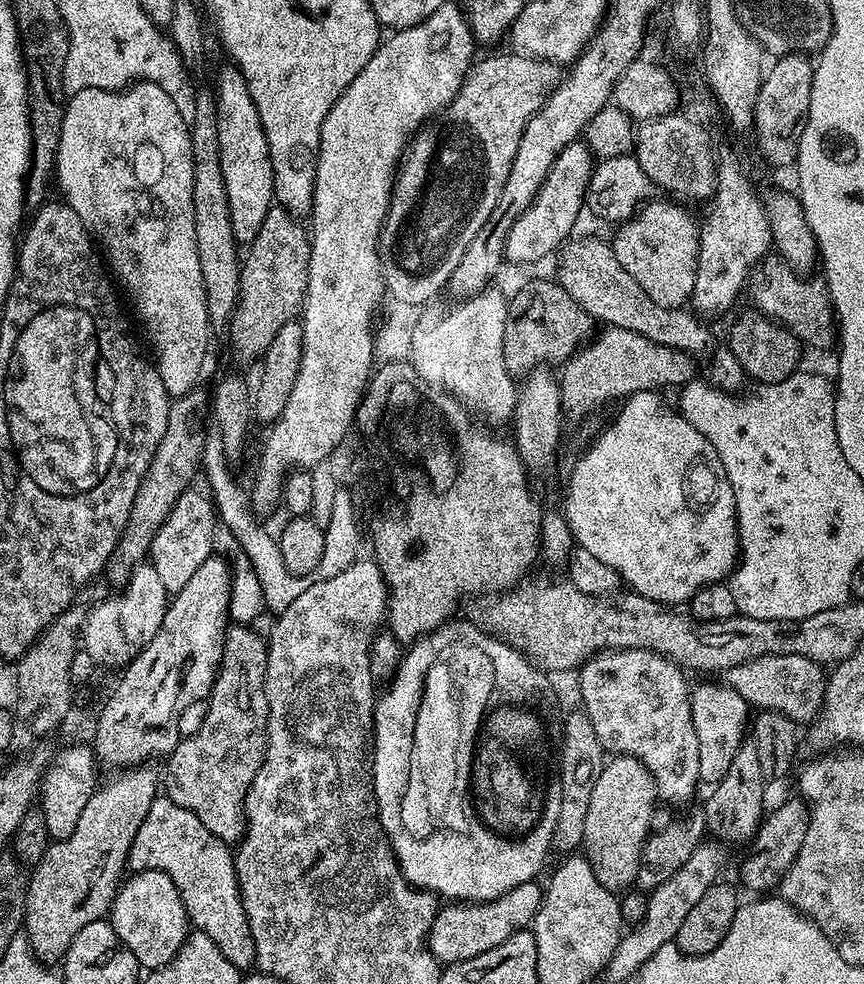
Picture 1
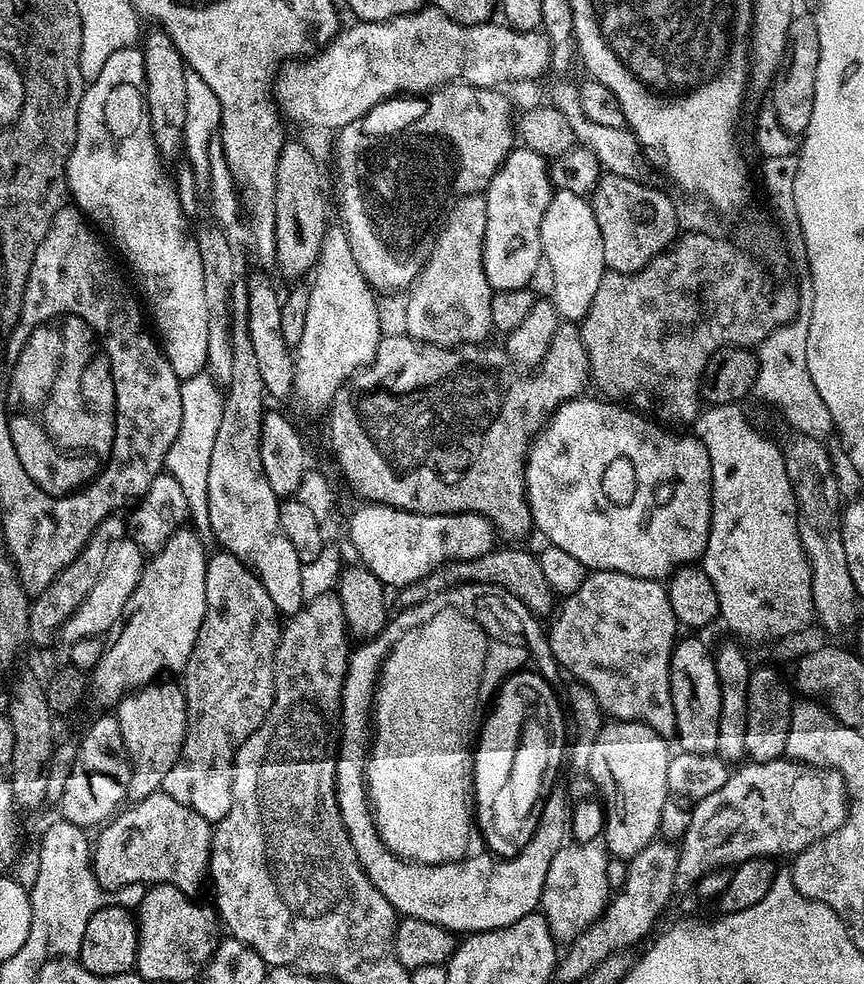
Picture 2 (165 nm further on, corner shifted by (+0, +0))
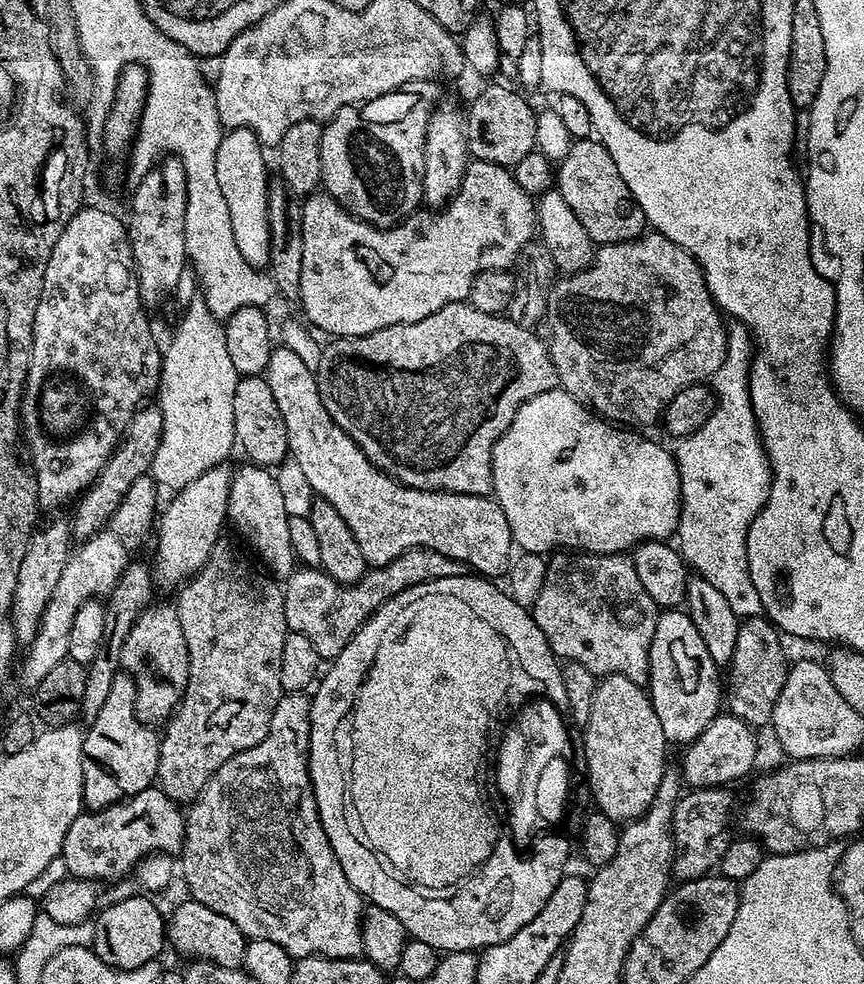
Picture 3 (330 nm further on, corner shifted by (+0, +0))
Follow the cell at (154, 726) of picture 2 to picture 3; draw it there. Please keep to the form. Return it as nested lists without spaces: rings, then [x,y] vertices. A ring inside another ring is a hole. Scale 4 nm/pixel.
[[[171,603],[155,604],[144,608],[130,628],[122,645],[120,667],[132,677],[136,687],[136,719],[149,726],[164,726],[172,719],[172,713],[184,697],[186,682],[190,678],[190,650],[186,650],[186,634],[182,634],[182,622],[178,622],[175,607]]]

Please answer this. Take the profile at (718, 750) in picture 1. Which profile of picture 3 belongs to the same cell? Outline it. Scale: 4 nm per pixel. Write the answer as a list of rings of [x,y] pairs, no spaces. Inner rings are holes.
[[[664,610],[657,615],[654,638],[650,642],[650,666],[646,691],[652,699],[654,714],[658,714],[658,722],[662,722],[662,734],[667,738],[669,745],[687,746],[710,726],[710,722],[722,708],[722,676],[718,673],[718,666],[714,658],[706,651],[706,642],[702,642],[702,634],[698,634],[694,622],[684,610]]]

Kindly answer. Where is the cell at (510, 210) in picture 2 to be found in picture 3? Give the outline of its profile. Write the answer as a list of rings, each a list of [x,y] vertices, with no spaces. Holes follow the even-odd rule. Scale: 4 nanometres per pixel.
[[[475,159],[464,172],[456,195],[441,211],[445,212],[440,221],[432,220],[429,224],[405,222],[395,228],[375,228],[352,216],[327,194],[313,194],[303,204],[300,220],[298,216],[302,238],[302,284],[298,304],[304,307],[303,319],[313,329],[329,332],[332,338],[365,336],[386,326],[418,322],[450,302],[467,301],[473,276],[479,272],[511,269],[538,232],[537,205],[533,197],[518,186],[513,169]]]

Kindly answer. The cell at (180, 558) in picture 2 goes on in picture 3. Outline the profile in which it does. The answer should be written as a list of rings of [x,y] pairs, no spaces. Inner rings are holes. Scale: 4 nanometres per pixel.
[[[217,466],[206,470],[202,478],[196,478],[185,488],[179,489],[176,496],[168,505],[163,505],[158,516],[158,527],[154,532],[156,540],[156,566],[154,564],[154,580],[164,588],[175,589],[185,581],[196,575],[210,558],[210,554],[218,546],[216,540],[226,528],[228,512],[229,486],[232,481],[232,472],[224,466]]]

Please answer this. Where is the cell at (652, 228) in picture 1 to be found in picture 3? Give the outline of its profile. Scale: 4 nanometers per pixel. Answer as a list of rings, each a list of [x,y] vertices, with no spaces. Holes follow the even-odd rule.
[[[580,138],[573,142],[564,160],[559,161],[554,188],[581,220],[593,245],[617,244],[645,235],[644,211],[632,197],[626,182],[622,180],[622,174],[618,174],[614,158],[610,158],[606,146],[602,146],[599,140]]]

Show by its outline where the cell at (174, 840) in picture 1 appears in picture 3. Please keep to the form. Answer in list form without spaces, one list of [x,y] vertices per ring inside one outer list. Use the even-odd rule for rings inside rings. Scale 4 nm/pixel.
[[[158,786],[119,800],[108,808],[81,811],[70,830],[66,830],[64,839],[62,861],[68,867],[67,875],[93,882],[116,880],[128,871],[131,873],[143,858],[153,853],[179,853],[184,842],[184,817],[181,805]]]

